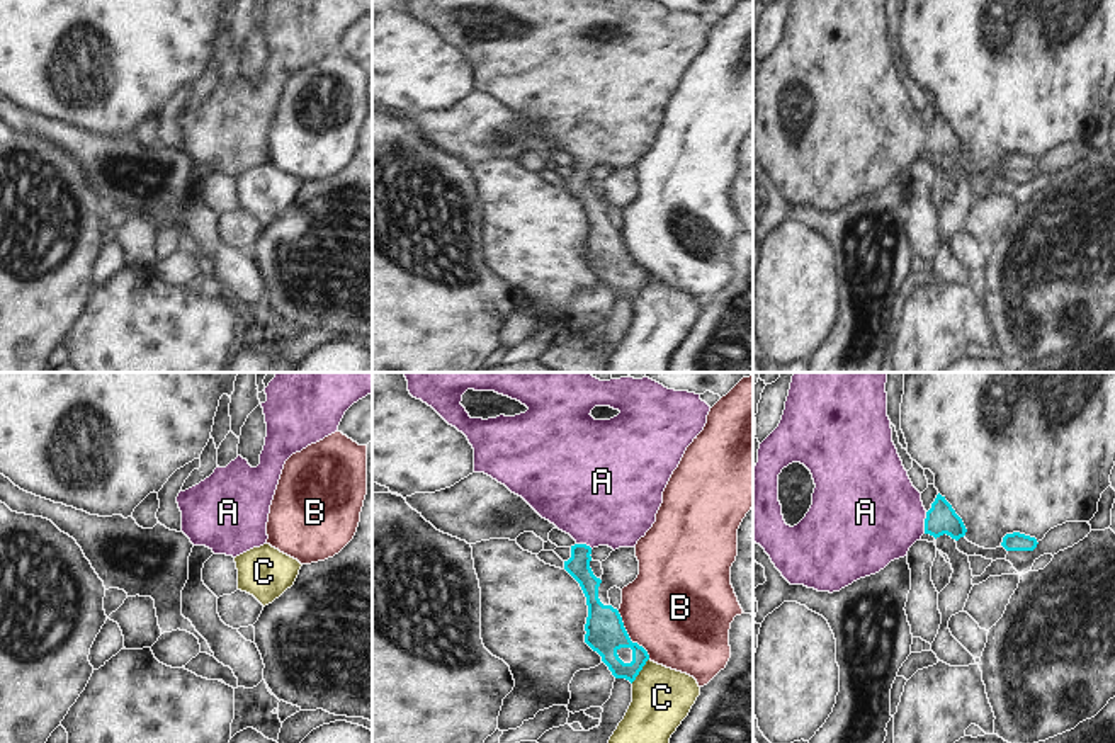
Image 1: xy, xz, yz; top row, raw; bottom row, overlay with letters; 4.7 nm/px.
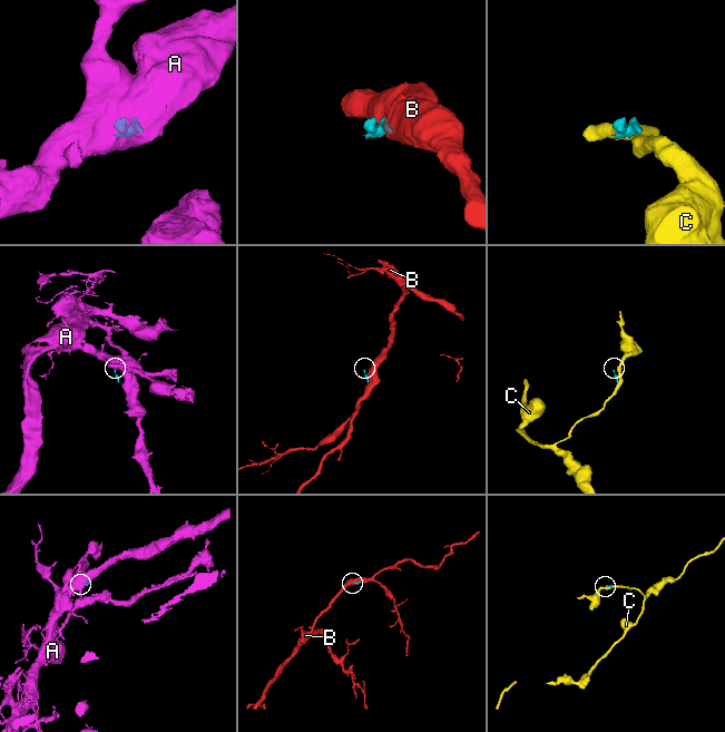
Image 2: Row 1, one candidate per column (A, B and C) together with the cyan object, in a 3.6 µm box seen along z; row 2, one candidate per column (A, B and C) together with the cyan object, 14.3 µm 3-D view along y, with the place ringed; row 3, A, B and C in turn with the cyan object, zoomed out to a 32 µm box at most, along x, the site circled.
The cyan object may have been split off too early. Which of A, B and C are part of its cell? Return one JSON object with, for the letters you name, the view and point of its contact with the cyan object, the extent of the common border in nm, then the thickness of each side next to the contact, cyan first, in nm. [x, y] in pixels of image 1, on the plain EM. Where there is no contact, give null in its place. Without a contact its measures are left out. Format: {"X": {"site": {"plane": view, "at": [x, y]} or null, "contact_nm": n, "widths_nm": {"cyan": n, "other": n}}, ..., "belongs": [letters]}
{"A": {"site": {"plane": "yz", "at": [925, 141]}, "contact_nm": 110, "widths_nm": {"cyan": 140, "other": 460}}, "belongs": ["A"]}

